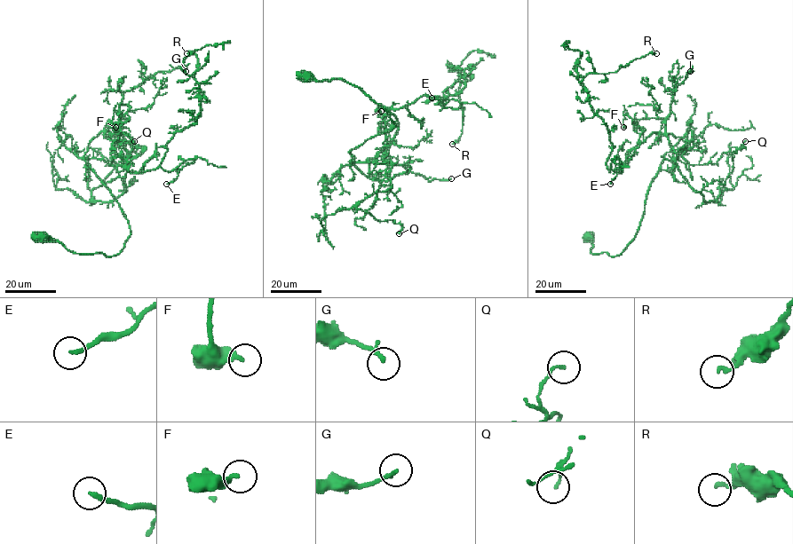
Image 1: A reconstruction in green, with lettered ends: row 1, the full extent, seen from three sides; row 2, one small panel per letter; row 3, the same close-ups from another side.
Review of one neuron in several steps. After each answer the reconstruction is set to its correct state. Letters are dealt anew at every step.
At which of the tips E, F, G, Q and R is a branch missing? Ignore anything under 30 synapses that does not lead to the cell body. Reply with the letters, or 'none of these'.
E

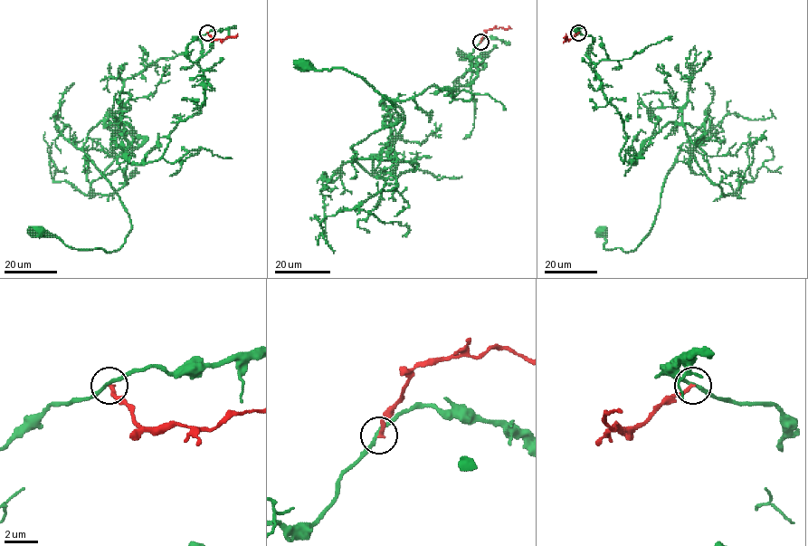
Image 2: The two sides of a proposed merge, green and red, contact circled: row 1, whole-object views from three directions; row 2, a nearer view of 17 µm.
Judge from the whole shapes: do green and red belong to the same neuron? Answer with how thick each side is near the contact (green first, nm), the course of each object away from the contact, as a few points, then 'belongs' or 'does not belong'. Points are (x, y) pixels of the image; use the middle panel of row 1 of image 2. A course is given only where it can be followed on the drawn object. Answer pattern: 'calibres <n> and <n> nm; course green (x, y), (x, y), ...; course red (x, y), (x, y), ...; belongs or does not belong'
calibres 200 and 220 nm; course green (480, 42), (459, 52), (473, 81), (396, 100), (371, 175), (351, 148), (402, 118), (302, 63); course red (480, 42), (488, 29), (511, 29); does not belong

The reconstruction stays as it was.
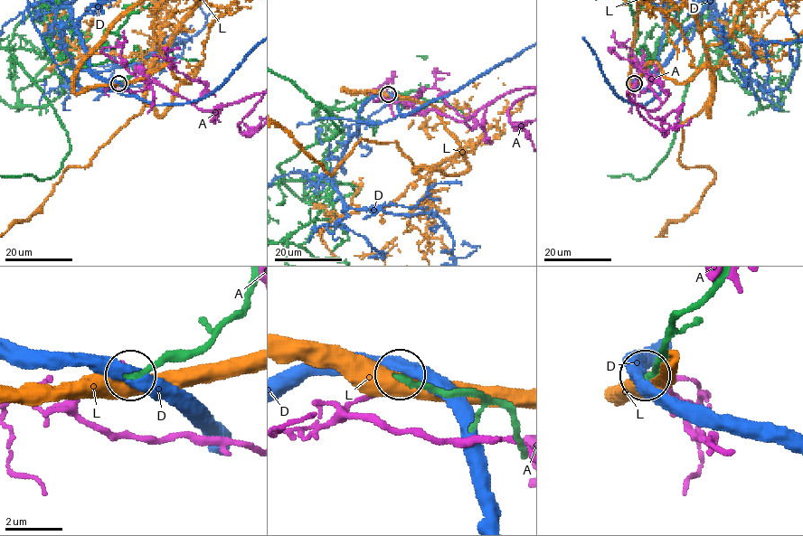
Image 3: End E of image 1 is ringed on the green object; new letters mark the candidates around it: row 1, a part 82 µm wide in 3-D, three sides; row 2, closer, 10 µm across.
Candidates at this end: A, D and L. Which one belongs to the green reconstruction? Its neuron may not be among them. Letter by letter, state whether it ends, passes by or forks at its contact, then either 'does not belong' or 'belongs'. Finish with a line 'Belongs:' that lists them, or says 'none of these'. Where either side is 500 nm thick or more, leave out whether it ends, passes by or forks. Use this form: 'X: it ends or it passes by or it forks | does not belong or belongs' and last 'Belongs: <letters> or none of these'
A: it ends | does not belong
D: does not belong
L: does not belong
Belongs: none of these

